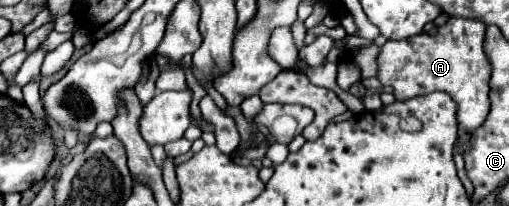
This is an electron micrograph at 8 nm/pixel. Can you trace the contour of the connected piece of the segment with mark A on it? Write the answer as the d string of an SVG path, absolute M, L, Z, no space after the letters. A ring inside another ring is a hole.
M449 18L445 26L437 28L437 34L417 34L405 40L387 40L377 54L377 80L383 86L393 88L397 100L409 100L435 90L447 92L457 104L459 140L457 152L469 150L471 134L485 122L489 114L489 74L491 66L483 50L485 24L477 20Z

